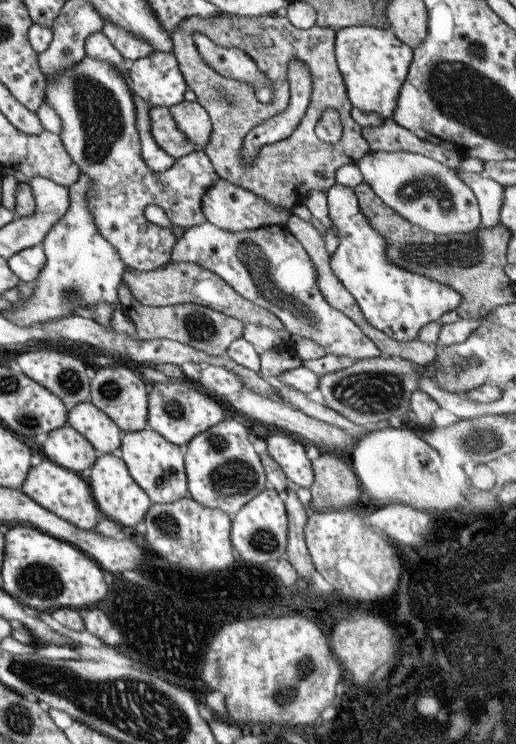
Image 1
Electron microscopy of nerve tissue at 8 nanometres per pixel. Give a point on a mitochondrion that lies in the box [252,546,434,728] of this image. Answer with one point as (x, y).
(286, 692)

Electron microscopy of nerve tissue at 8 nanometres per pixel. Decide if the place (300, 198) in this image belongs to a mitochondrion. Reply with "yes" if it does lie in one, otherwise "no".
no

